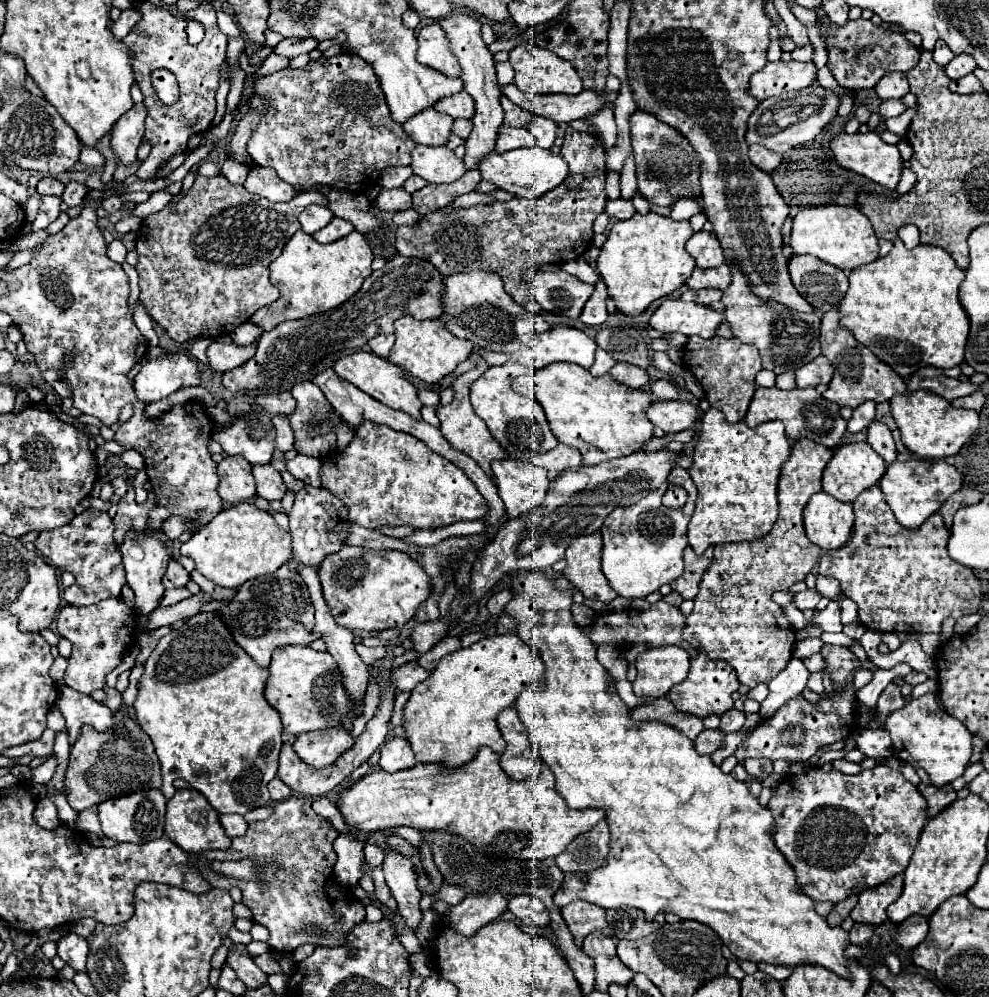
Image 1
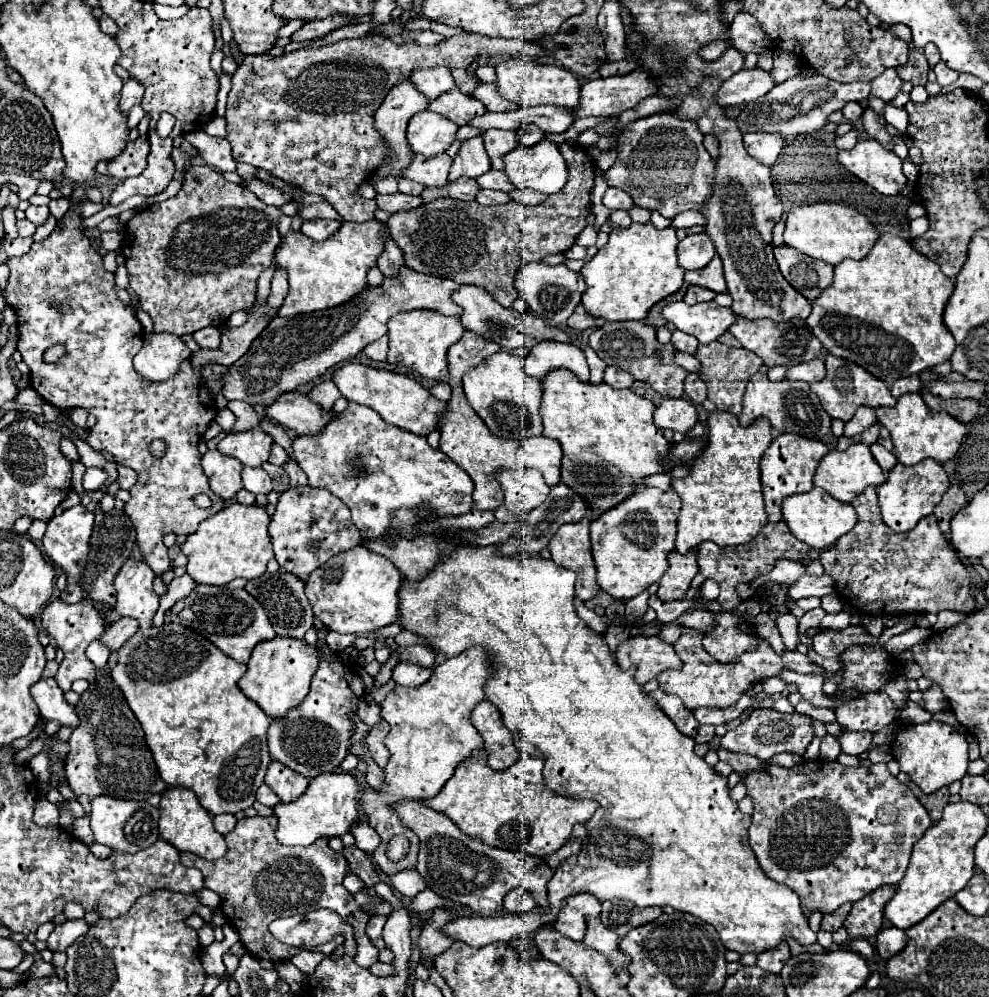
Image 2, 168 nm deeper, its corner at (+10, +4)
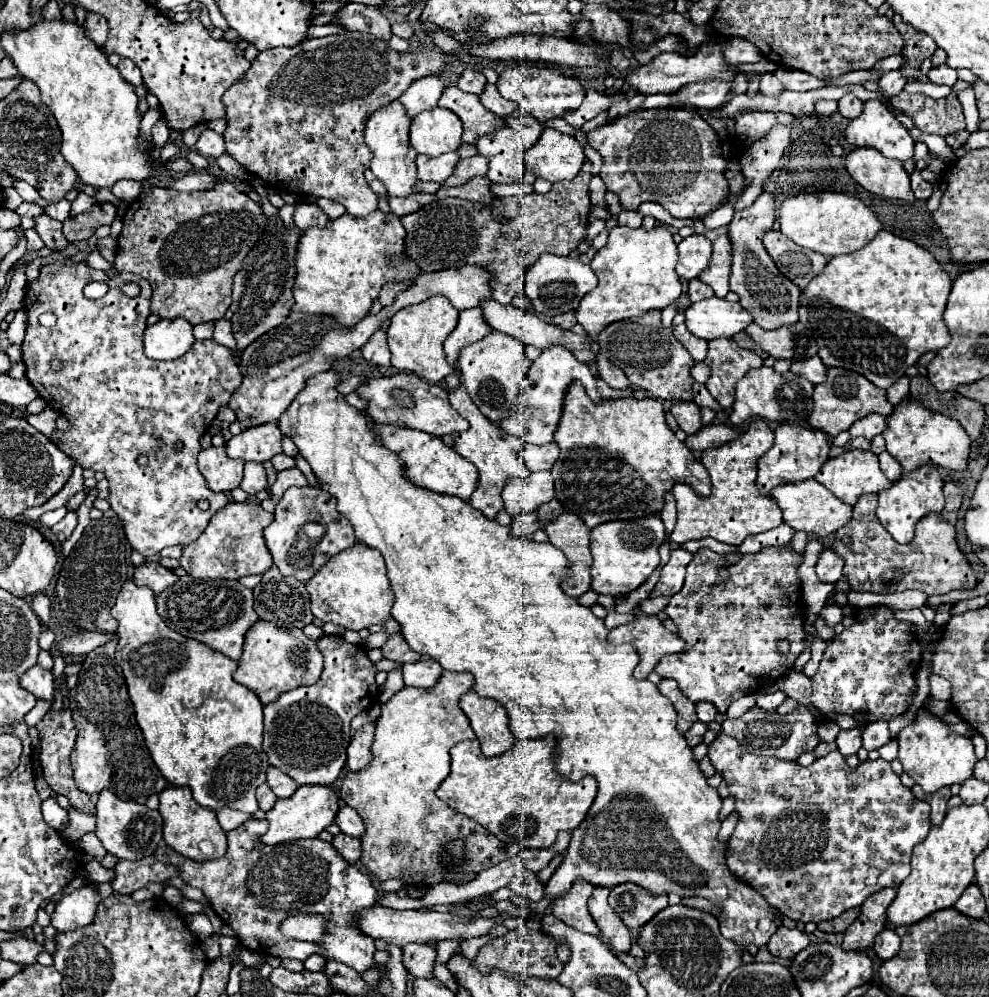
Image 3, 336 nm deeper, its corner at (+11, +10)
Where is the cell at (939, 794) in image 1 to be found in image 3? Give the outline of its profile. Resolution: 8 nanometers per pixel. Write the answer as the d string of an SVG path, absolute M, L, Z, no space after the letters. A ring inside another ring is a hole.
M915 784L911 790L913 790L913 794L915 794L919 800L925 800L925 802L931 806L931 824L941 824L941 822L943 822L943 816L945 816L945 812L947 812L947 800L951 798L949 788L945 786L945 788L937 790L937 792L933 792L933 794L927 794L927 792L923 792L923 790Z

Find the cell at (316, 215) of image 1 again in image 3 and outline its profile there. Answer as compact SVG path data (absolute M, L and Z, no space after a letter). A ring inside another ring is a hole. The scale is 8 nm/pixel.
M319 198L315 204L317 204L317 206L319 206L319 208L321 208L321 210L323 210L323 212L329 216L329 218L333 218L333 220L335 220L335 218L339 218L341 214L345 214L345 208L343 208L341 204L335 204L333 200Z

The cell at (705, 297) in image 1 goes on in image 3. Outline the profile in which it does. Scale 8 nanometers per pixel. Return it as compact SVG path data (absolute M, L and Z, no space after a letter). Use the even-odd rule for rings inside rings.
M693 278L693 280L689 280L687 296L689 296L691 302L699 302L699 300L707 300L707 298L711 298L711 296L713 296L713 290L711 290L707 284L703 284L701 280Z

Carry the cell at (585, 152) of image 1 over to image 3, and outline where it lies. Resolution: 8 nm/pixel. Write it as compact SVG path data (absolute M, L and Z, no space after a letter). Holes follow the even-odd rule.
M589 170L579 172L575 180L553 184L547 194L533 192L515 198L495 198L487 208L461 198L435 200L401 218L407 230L405 256L423 272L461 268L467 264L485 268L493 272L493 280L489 280L491 296L499 304L511 304L513 296L523 292L523 268L531 266L543 252L569 256L583 242L591 212L587 190L591 180Z

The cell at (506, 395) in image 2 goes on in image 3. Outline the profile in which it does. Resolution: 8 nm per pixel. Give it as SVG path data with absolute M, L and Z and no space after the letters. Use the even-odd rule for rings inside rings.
M495 330L491 332L491 336L485 336L483 340L465 346L459 352L459 360L457 360L457 366L463 374L463 384L471 400L491 422L515 414L521 396L521 382L527 378L529 364L531 362L523 352L523 344L513 336Z

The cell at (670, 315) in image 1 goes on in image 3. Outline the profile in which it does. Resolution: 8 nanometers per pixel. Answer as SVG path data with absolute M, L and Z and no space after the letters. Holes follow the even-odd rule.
M709 298L703 302L695 302L683 310L685 326L691 334L703 340L713 340L741 332L751 324L751 316L737 302L727 302L723 298Z

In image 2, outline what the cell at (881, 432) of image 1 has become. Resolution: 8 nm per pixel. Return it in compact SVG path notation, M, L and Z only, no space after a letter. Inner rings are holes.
M872 444L870 450L872 450L876 462L880 464L880 468L882 468L884 472L890 472L890 470L896 466L896 462L898 462L896 456L894 456L892 452L888 452L884 446L880 446L880 444Z

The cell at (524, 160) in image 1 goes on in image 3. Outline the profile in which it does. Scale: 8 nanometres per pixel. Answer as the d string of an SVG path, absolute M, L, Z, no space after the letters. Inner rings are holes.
M545 128L535 148L529 148L523 158L527 170L551 184L573 180L585 162L583 144L575 136L561 134L553 128Z

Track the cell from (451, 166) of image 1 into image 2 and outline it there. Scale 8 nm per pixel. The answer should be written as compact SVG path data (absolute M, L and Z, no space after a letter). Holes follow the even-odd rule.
M414 154L408 170L404 170L404 178L410 178L424 186L442 188L448 184L450 166L452 158L448 154L438 154L434 158L424 158L420 154Z

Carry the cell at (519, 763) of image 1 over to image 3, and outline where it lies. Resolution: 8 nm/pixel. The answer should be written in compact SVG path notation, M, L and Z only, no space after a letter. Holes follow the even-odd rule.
M467 692L467 696L461 698L461 710L469 718L485 756L499 756L515 744L507 714L497 700L481 698L475 692Z

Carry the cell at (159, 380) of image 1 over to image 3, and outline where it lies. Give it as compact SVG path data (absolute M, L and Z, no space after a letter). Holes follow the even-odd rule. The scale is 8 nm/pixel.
M183 318L159 320L157 324L147 326L147 330L145 330L145 344L143 344L145 356L151 358L151 360L175 360L175 358L183 356L195 342L191 330L193 330L193 326L187 320L183 320Z

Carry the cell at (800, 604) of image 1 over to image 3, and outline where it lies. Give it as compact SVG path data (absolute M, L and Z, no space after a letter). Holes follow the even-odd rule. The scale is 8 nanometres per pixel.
M825 548L821 552L821 558L819 558L815 570L817 570L817 578L821 582L835 584L843 576L843 560L839 556L835 556L829 548Z

